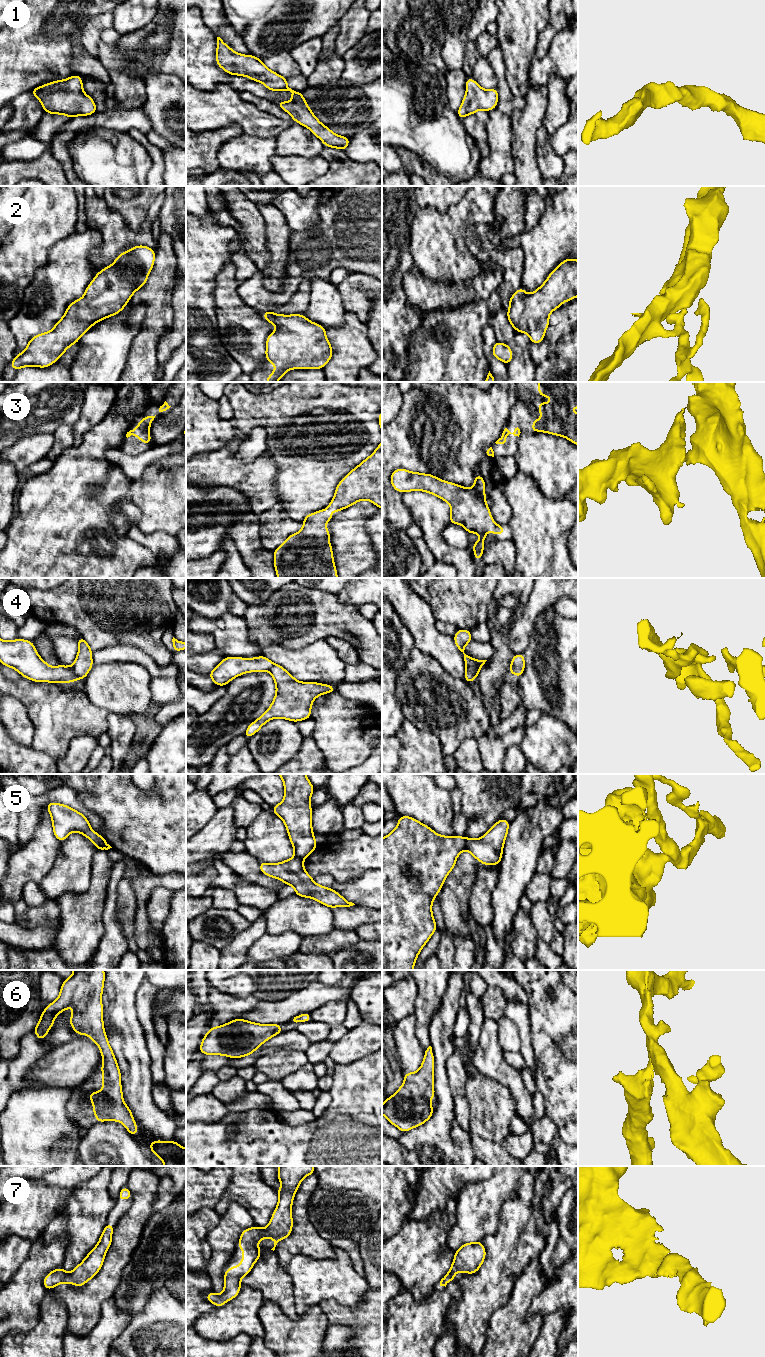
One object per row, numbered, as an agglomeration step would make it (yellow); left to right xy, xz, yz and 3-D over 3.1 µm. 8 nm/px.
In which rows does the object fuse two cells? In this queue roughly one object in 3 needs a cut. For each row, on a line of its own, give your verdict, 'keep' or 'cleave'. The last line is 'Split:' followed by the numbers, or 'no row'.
1: keep
2: keep
3: keep
4: cleave
5: cleave
6: keep
7: keep
Split: 4, 5

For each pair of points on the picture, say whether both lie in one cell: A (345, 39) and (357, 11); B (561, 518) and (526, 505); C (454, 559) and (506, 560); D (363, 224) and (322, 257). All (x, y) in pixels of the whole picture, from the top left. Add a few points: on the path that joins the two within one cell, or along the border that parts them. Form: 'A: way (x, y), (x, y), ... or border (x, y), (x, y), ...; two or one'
A: way (351, 32), (356, 18); one
B: way (552, 518), (539, 518), (535, 514); one
C: border (479, 562), (482, 565); two
D: way (353, 232), (332, 247); one

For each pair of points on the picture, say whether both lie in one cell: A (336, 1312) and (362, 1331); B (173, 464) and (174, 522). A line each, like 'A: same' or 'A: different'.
A: same
B: same

